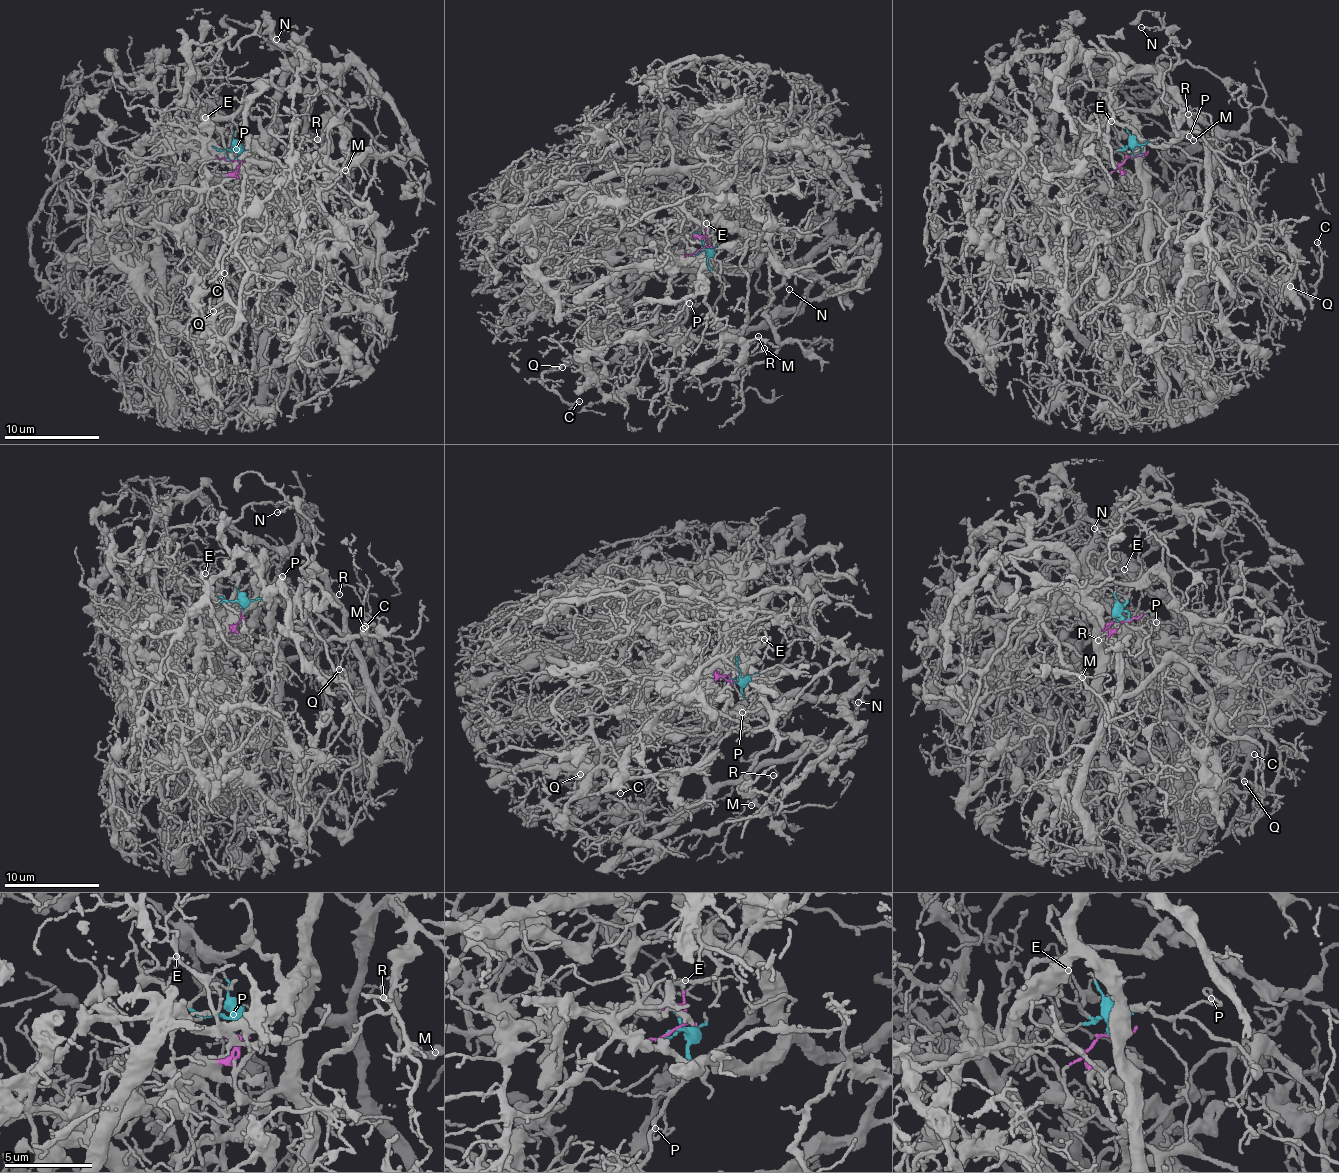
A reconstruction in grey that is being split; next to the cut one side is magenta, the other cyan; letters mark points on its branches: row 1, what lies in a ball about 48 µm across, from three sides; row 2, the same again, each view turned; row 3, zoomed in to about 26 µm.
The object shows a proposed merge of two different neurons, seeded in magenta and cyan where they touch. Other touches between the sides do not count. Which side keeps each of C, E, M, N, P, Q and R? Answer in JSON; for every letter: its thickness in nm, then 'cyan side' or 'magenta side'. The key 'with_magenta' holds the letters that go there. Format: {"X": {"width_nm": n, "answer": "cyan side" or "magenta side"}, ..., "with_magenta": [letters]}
{"C": {"width_nm": 140, "answer": "cyan side"}, "E": {"width_nm": 130, "answer": "cyan side"}, "M": {"width_nm": 120, "answer": "cyan side"}, "N": {"width_nm": 140, "answer": "cyan side"}, "P": {"width_nm": 130, "answer": "cyan side"}, "Q": {"width_nm": 130, "answer": "cyan side"}, "R": {"width_nm": 120, "answer": "cyan side"}, "with_magenta": []}

